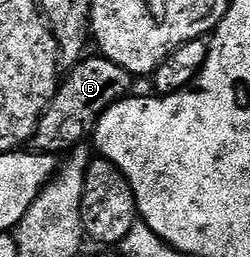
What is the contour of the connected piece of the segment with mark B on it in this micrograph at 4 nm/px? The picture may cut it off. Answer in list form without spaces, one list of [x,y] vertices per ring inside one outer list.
[[[83,57],[76,66],[65,72],[64,78],[58,84],[58,91],[54,94],[53,101],[48,105],[44,114],[38,118],[32,140],[33,150],[44,155],[58,157],[85,144],[91,138],[100,117],[108,108],[131,94],[130,72],[116,65],[111,59],[90,58]]]

